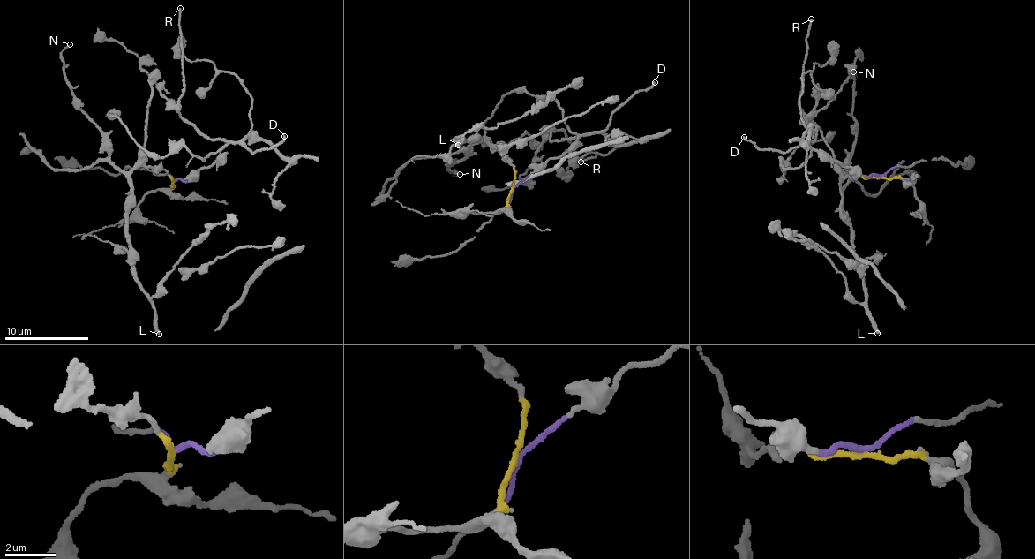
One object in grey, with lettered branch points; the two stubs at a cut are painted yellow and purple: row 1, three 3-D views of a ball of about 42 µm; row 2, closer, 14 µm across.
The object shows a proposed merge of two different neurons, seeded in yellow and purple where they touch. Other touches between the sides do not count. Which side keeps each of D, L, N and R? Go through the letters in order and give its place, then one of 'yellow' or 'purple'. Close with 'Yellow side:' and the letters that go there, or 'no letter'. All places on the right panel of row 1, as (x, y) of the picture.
D: place (744, 137); purple
L: place (877, 333); yellow
N: place (853, 71); yellow
R: place (811, 18); purple
Yellow side: L, N

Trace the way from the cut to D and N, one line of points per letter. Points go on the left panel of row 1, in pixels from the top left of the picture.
D: (173, 181), (196, 177), (201, 168), (213, 166), (228, 142), (244, 146), (253, 154), (272, 147), (285, 135)
N: (173, 181), (164, 171), (141, 166), (122, 172), (110, 160), (104, 132), (72, 94), (62, 56), (70, 44)

